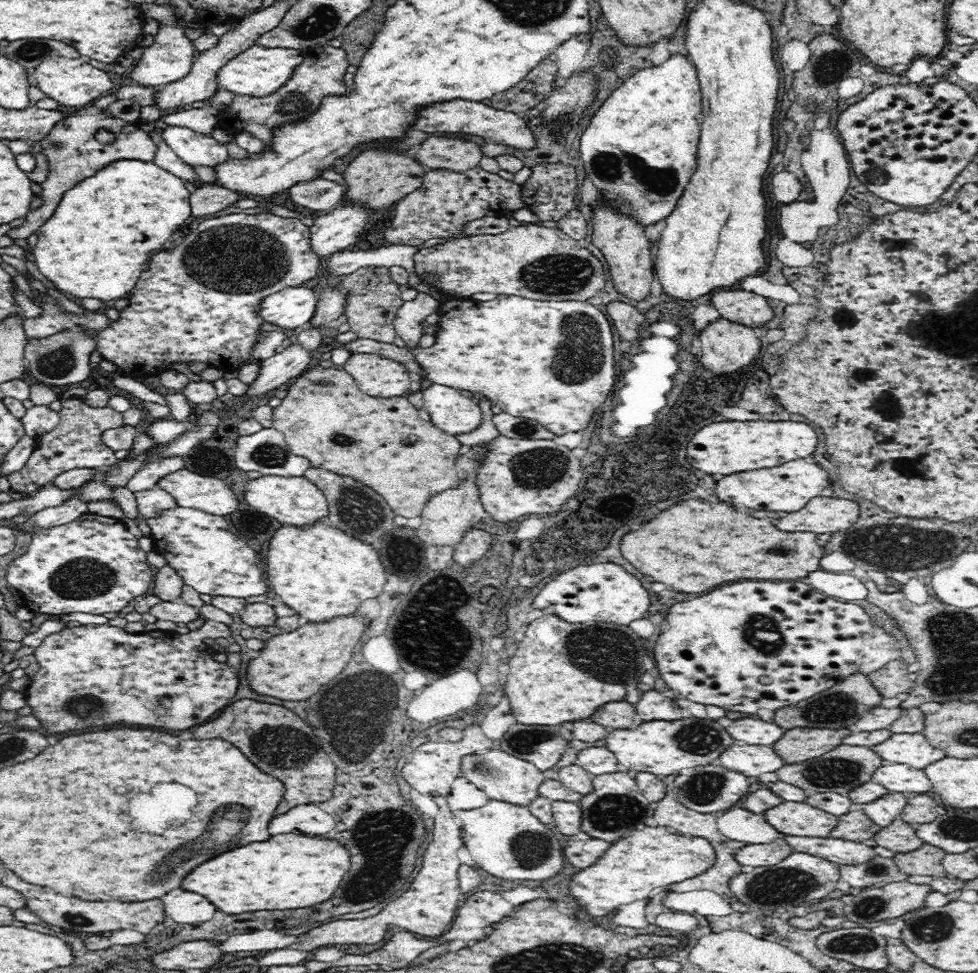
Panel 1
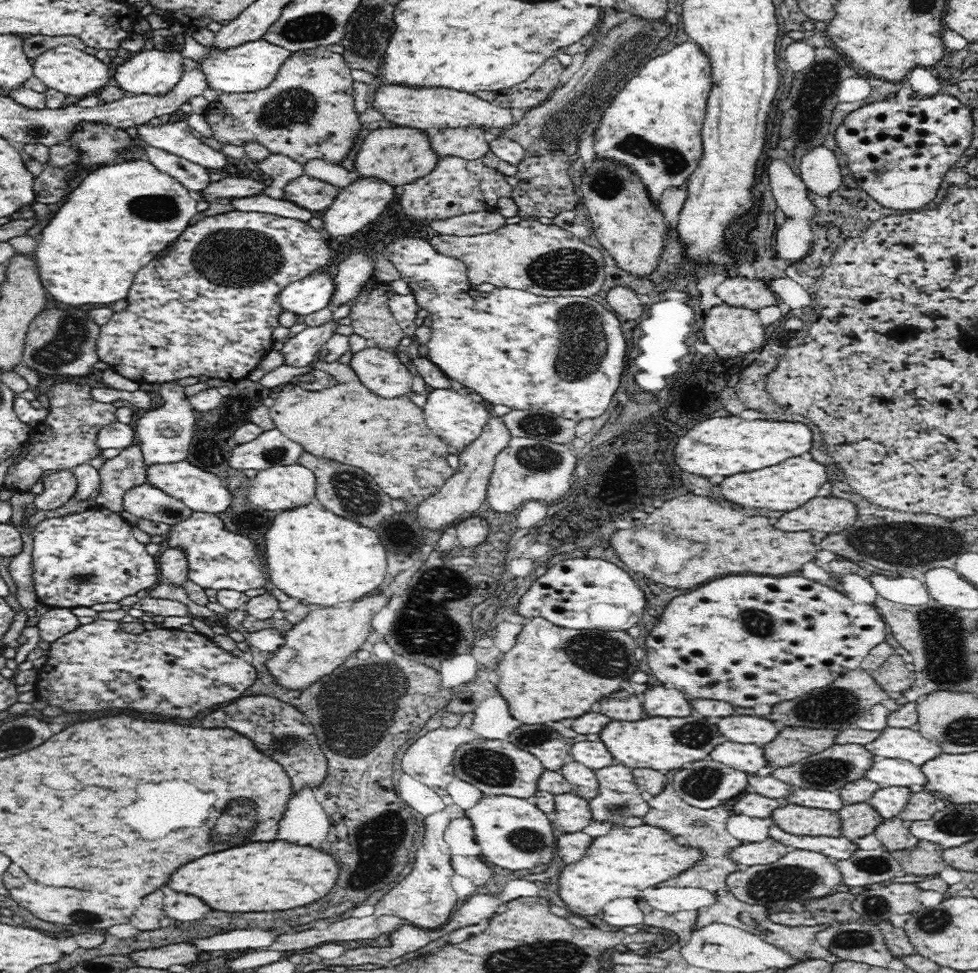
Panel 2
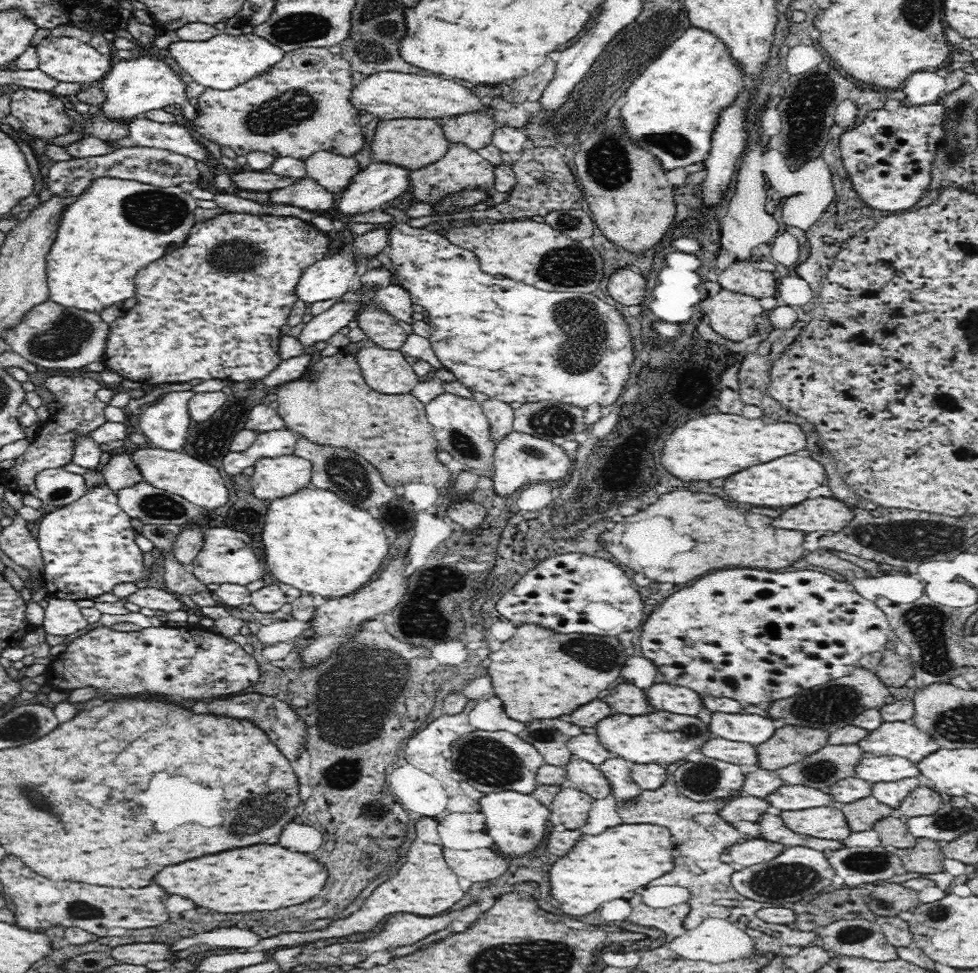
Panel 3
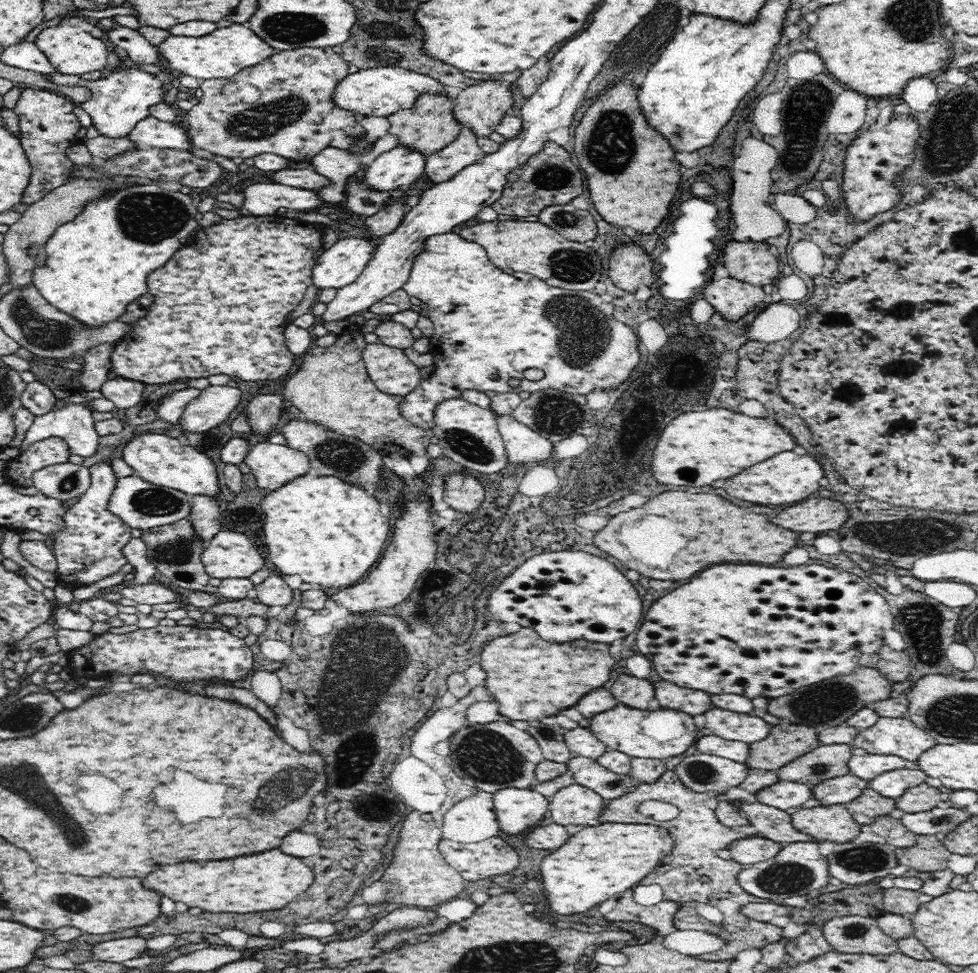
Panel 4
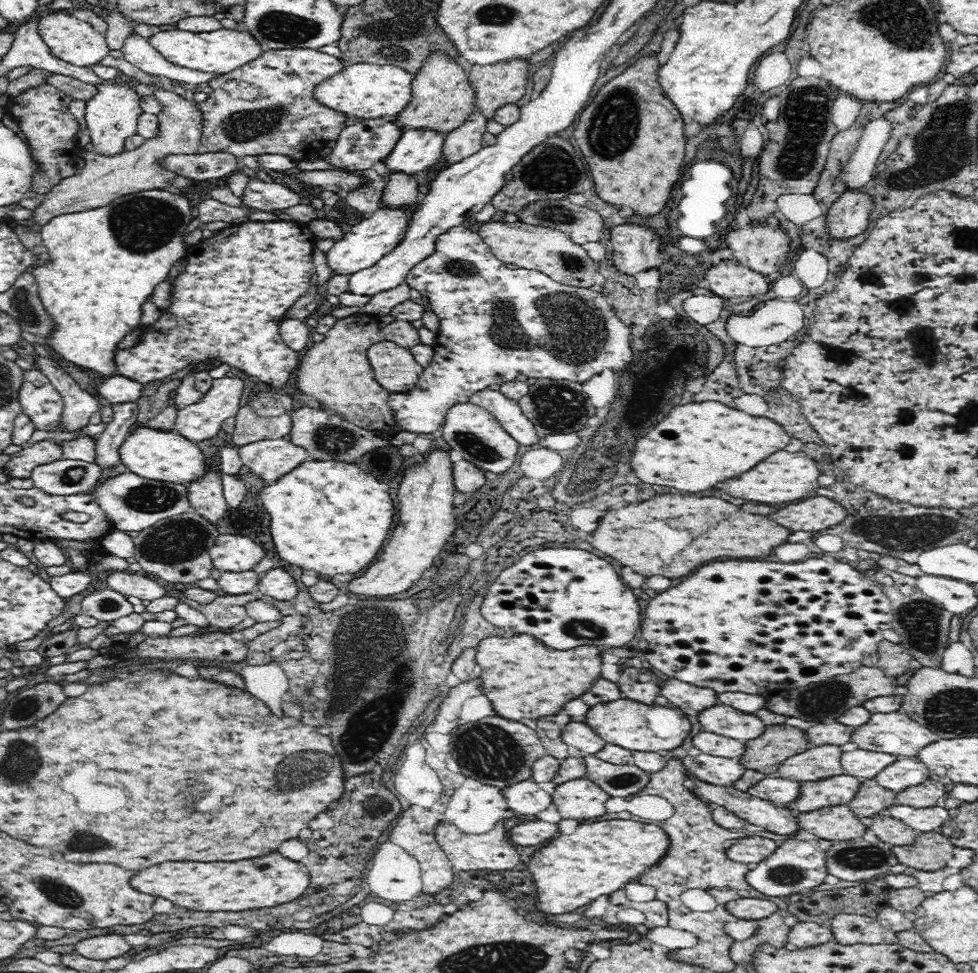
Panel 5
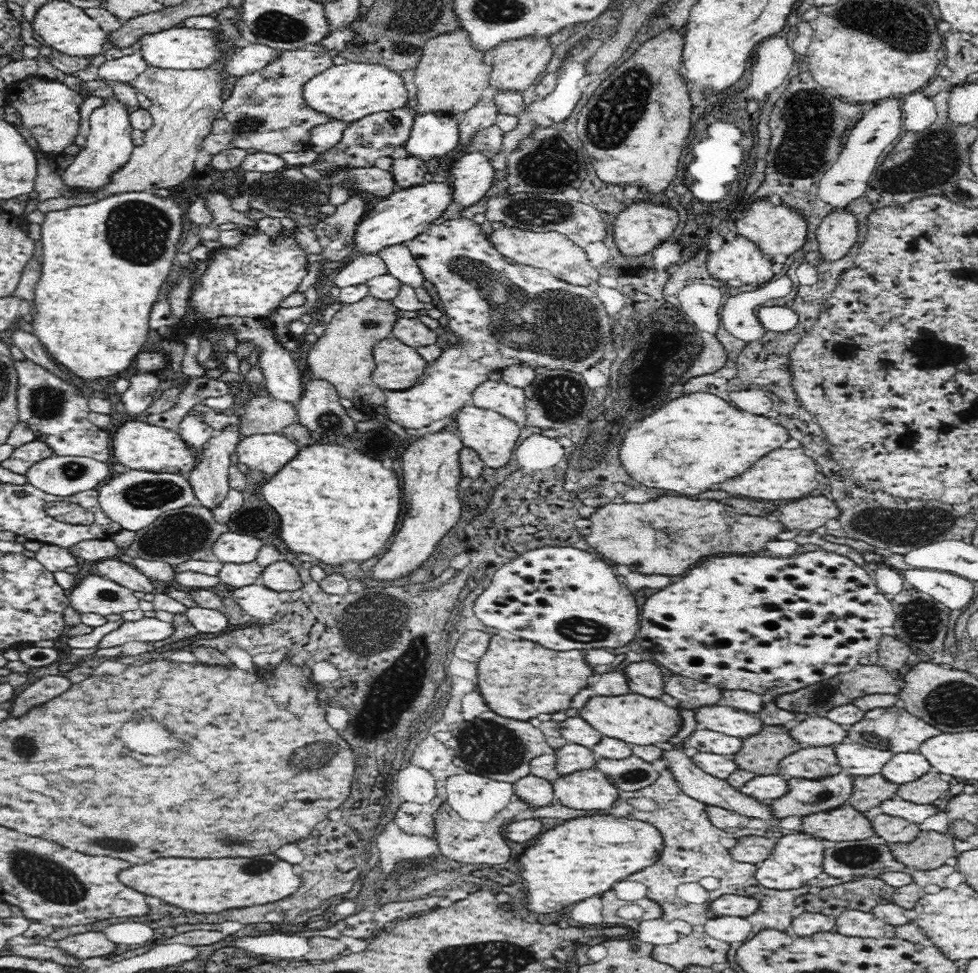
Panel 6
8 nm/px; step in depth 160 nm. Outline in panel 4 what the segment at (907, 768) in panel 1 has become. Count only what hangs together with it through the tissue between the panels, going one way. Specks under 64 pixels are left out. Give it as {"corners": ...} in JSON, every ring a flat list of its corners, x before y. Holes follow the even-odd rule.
{"corners":[[865,753,854,755,848,760,850,773,865,781,876,778,882,772,898,770,898,768,916,768,917,761,908,762,904,758,894,755,879,755]]}

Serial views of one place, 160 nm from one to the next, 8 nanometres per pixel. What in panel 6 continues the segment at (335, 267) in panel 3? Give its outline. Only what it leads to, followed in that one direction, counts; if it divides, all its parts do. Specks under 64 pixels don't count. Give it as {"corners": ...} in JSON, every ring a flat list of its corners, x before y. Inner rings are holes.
{"corners":[[436,182,436,184,422,183,413,185,412,188,399,189,383,198,380,203,368,210,362,222,356,226,356,254,378,255,382,248,406,243,423,234,448,210,454,195,455,190,450,188,450,182]]}

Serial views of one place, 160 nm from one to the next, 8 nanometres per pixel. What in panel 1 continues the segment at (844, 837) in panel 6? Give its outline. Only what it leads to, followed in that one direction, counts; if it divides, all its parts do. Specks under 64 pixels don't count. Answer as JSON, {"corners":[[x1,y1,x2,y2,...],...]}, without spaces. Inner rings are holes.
{"corners":[[782,801,765,812,766,821,782,835,826,838,839,818,804,801]]}

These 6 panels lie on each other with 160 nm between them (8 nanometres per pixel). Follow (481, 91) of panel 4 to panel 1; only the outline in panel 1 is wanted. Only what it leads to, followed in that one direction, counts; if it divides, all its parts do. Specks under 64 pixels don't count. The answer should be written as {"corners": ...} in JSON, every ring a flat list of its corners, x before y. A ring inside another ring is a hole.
{"corners":[[432,135,415,149,413,155,427,170,464,172,479,166,483,152,471,140]]}

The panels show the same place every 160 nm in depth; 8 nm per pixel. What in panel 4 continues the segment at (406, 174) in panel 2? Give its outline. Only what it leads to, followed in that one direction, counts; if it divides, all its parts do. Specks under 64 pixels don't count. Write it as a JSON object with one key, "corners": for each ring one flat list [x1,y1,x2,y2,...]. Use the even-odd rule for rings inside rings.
{"corners":[[424,92,416,98,412,108,398,110,387,119,391,124,389,133,392,136,398,136,397,146,407,146,413,148,416,152,424,154,426,157,438,150,448,146,453,140,456,140,457,134,460,134,461,124,455,119,454,92,448,95,448,92]]}

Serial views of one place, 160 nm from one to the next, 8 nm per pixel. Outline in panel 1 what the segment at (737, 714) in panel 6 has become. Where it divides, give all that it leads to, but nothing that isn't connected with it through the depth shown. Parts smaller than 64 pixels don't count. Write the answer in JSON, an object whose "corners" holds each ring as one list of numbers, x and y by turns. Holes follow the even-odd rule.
{"corners":[[756,717,734,720,726,730,736,744,766,747,772,747,785,732,785,729,776,723]]}

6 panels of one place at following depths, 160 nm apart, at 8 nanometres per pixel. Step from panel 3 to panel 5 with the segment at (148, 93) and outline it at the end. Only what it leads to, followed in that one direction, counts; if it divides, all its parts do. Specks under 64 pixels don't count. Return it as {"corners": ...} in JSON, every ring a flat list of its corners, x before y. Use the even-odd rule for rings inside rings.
{"corners":[[98,83,96,96,86,101,85,119,93,152,102,156,116,156,124,151,127,138,137,133,138,117,142,114,141,96,134,87,119,83]]}

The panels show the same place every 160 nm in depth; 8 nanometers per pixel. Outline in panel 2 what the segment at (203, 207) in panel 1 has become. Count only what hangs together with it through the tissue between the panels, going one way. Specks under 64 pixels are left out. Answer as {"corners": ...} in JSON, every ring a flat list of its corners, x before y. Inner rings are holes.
{"corners":[[224,177,216,182,211,182,199,192,204,201,211,203,217,198,244,198,250,196,263,195,264,184,249,177]]}

